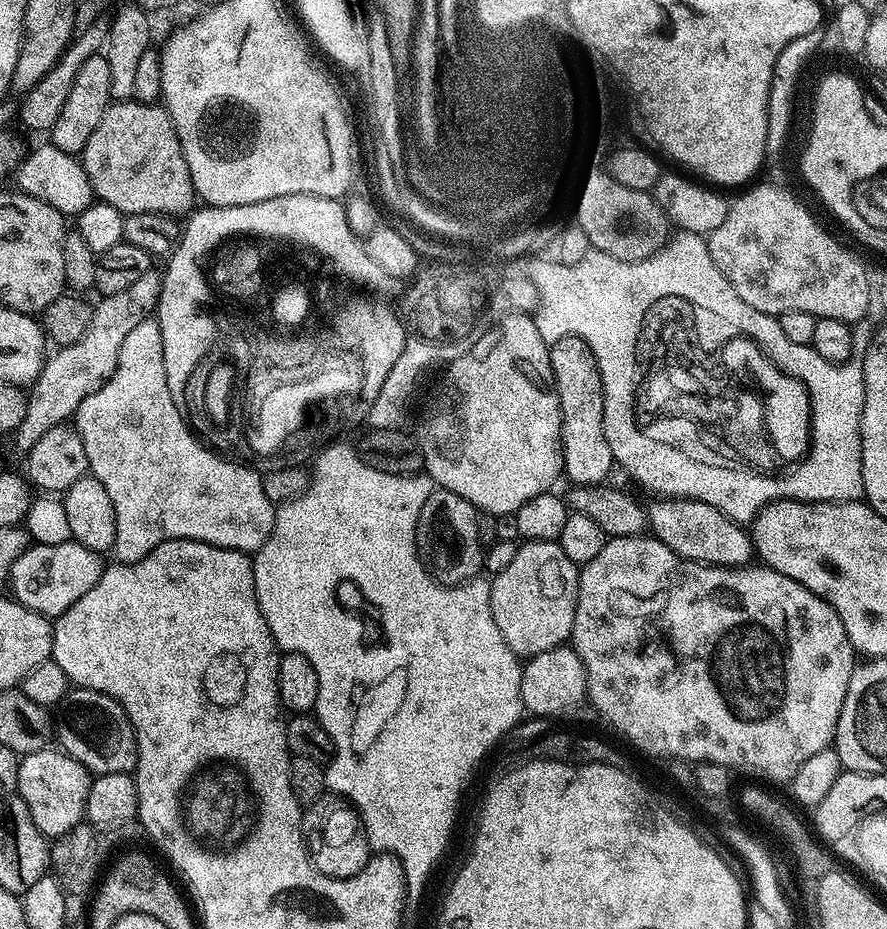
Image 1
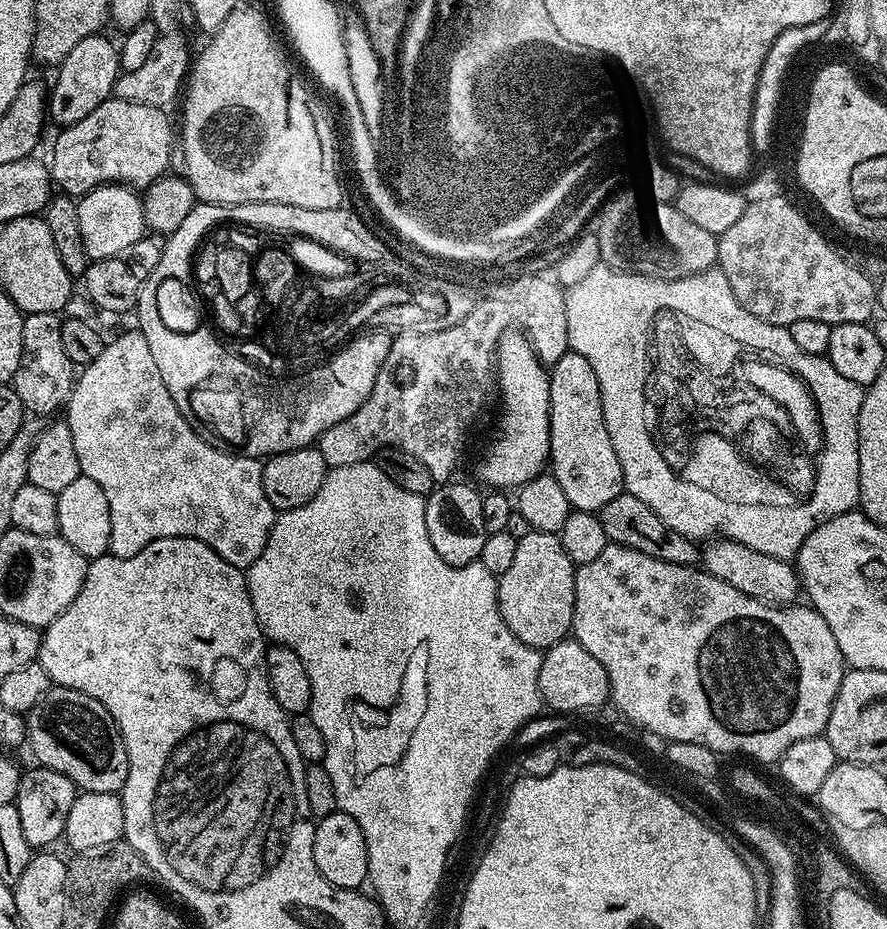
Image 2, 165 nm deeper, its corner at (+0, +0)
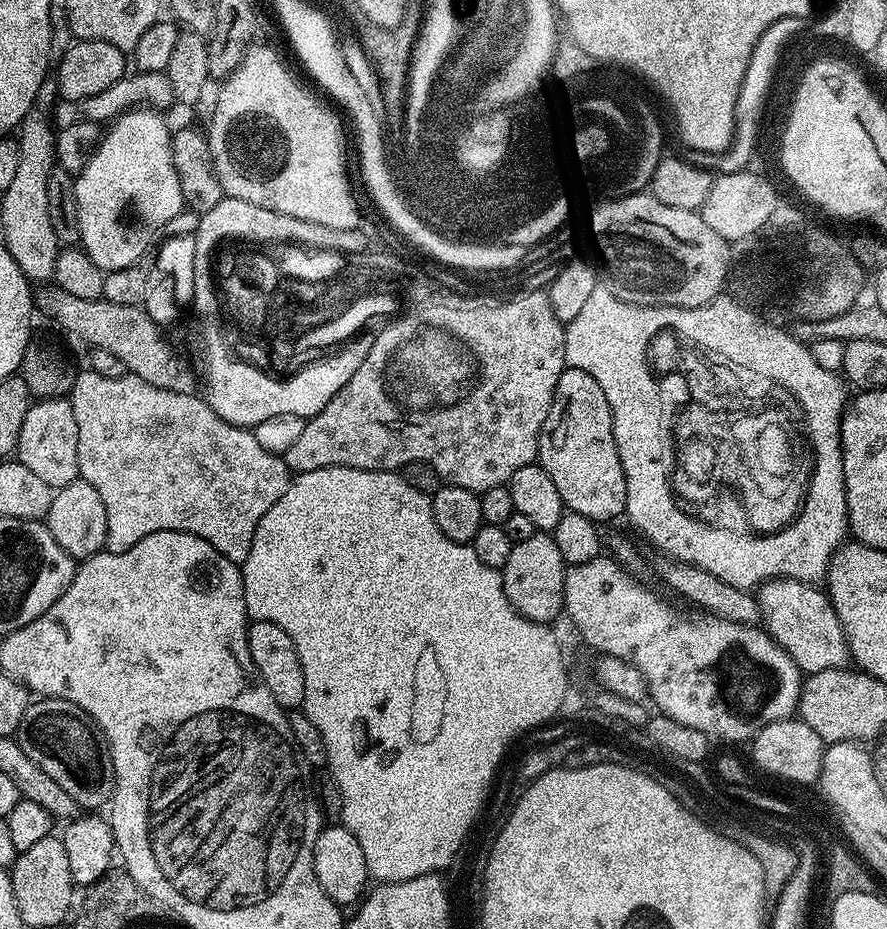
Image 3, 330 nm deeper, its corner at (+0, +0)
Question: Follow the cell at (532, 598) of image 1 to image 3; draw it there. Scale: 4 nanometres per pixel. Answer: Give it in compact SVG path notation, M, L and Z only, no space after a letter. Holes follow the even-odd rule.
M537 534L526 542L512 545L510 558L502 569L506 598L528 620L551 625L564 612L564 574L566 565L551 534Z

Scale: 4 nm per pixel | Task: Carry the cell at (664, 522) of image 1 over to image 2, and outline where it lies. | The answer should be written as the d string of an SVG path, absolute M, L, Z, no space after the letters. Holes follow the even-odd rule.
M709 539L702 548L702 567L714 578L722 578L722 582L730 582L734 590L742 590L742 594L750 594L750 598L764 600L767 604L791 605L802 588L796 569L789 561L770 558L770 554L750 550L750 546L742 546L742 542L733 540Z

